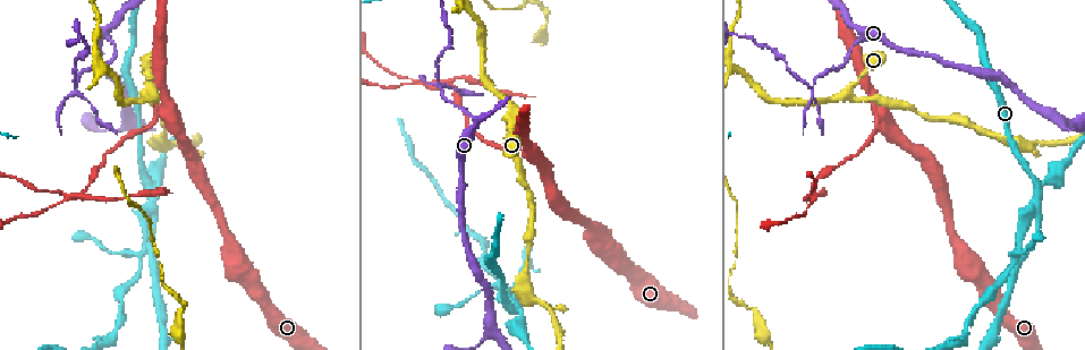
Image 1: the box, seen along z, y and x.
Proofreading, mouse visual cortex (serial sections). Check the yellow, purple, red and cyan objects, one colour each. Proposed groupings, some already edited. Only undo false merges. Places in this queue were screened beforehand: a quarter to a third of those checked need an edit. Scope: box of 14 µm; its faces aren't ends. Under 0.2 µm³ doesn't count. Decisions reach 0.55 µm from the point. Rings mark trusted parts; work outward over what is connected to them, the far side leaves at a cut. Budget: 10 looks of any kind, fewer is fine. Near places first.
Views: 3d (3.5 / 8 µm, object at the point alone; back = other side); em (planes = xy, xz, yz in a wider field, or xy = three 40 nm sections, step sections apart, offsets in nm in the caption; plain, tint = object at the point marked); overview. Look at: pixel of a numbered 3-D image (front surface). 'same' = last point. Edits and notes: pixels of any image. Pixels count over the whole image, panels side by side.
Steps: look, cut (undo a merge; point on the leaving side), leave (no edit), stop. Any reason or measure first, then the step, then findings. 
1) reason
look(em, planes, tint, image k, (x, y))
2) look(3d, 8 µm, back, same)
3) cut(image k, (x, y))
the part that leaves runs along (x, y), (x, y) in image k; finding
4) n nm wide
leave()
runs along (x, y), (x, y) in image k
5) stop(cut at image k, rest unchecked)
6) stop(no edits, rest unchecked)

three-way junction
look(3d, 3.5 µm, image 1, (512, 122))

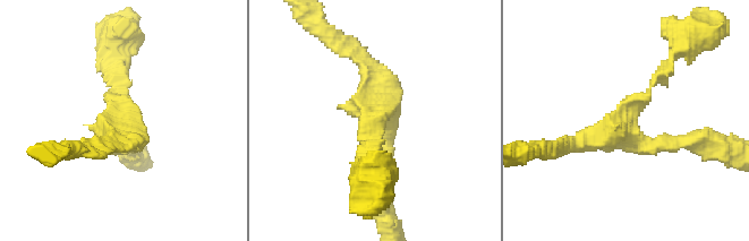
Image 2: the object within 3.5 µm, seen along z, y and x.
shape alone is not enough
look(em, xy, step 1, tint, image 2, (626, 130))

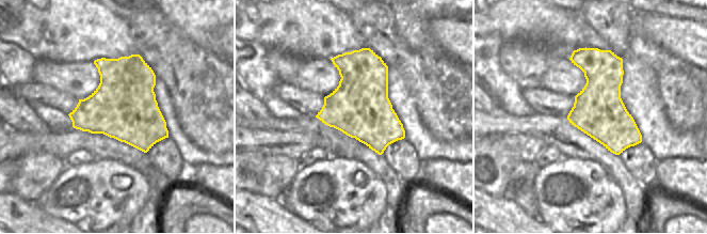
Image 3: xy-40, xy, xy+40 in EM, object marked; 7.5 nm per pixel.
leave()
runs along (667, 66), (624, 128), (647, 146), (690, 143) in image 2; continuous, no second cell

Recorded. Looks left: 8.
sudden change in width
look(3d, 3.5 µm, image 1, (476, 128))

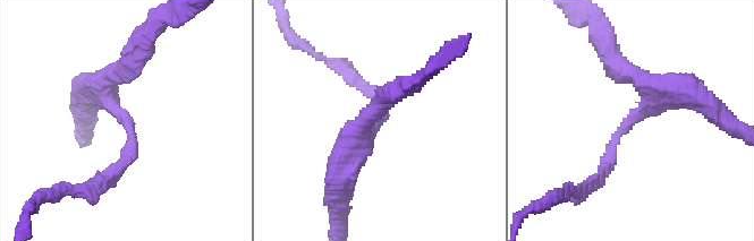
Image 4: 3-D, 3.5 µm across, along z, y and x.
arms of 200, 400 nm
look(em, xy, step 2, tint, image 4, (129, 126))

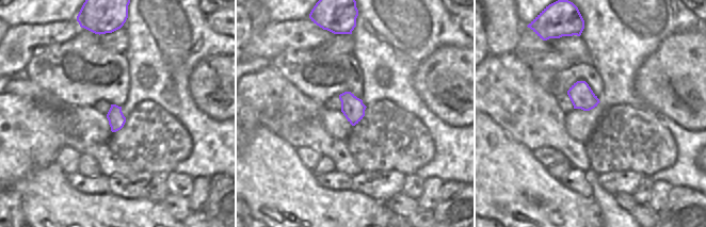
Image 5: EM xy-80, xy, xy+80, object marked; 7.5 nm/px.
170 nm wide
leave()
runs along (679, 91), (633, 118), (593, 181) in image 4; all the same cell

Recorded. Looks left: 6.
abrupt turn
look(3d, 3.5 µm, image 1, (811, 86))

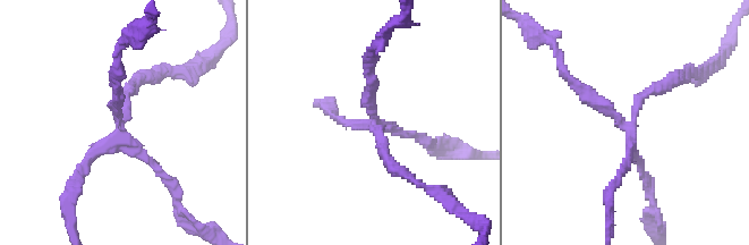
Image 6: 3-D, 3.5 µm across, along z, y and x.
look(em, xy, step 3, tint, image 6, (122, 122))

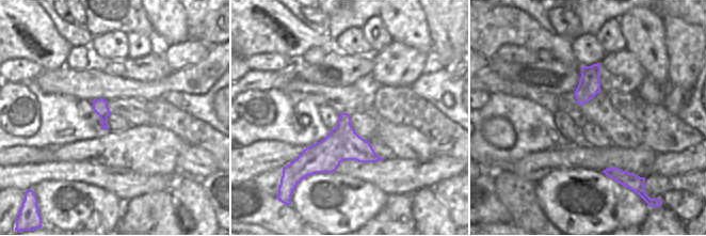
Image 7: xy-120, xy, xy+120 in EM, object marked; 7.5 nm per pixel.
cut(image 6, (596, 100))
the part that leaves runs along (627, 121), (577, 86), (551, 41) in image 6; a second cell is stuck on

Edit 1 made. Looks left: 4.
stop(cut at image 6, rest unchecked)

